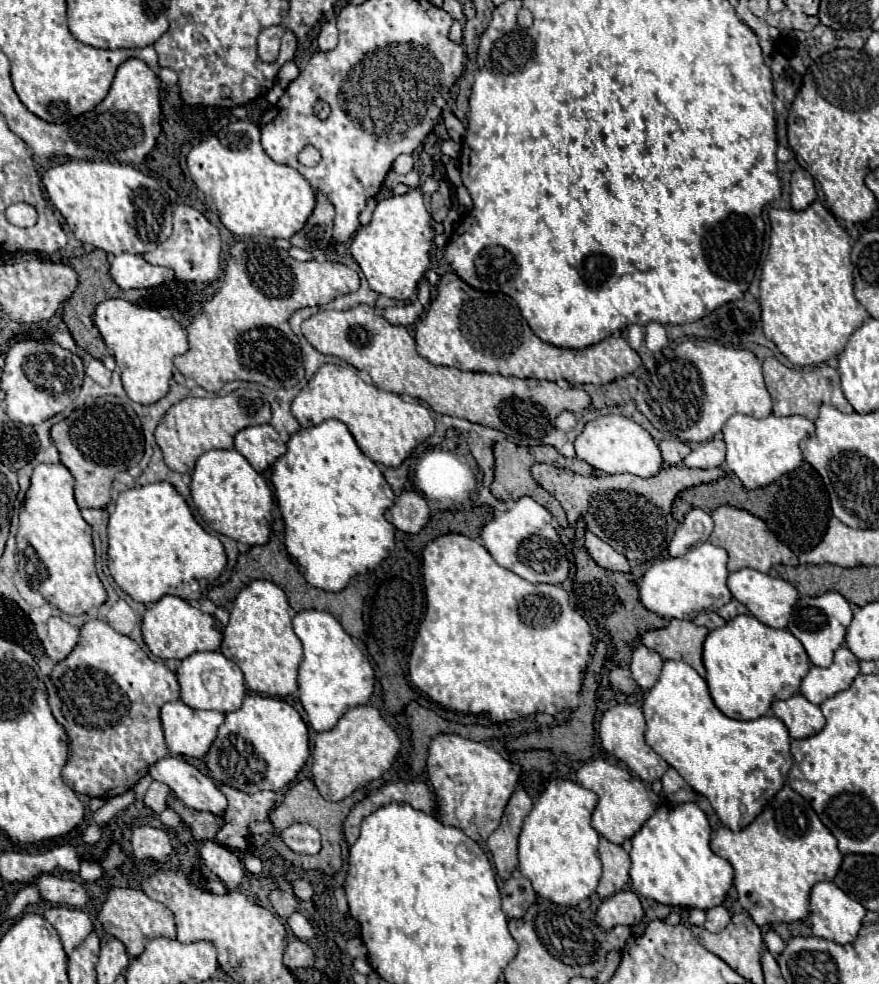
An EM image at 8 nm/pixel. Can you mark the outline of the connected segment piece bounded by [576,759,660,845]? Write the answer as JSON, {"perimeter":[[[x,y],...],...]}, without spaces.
{"perimeter":[[[592,759],[584,763],[576,771],[576,783],[598,795],[598,803],[592,813],[592,827],[616,845],[622,845],[624,839],[630,839],[660,803],[660,797],[644,781],[618,765],[610,765],[606,759]]]}

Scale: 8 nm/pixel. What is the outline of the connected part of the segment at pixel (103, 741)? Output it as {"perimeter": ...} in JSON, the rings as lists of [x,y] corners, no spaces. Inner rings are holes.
{"perimeter":[[[90,619],[82,625],[78,645],[66,659],[54,665],[50,679],[60,697],[60,703],[50,703],[52,715],[70,739],[70,757],[62,779],[76,793],[102,799],[122,795],[148,773],[150,765],[168,753],[158,713],[166,701],[178,699],[176,675],[162,661],[152,661],[136,641],[114,631],[106,621]]]}

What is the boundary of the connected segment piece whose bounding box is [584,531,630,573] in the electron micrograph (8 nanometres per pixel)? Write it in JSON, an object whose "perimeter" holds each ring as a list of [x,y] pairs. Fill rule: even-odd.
{"perimeter":[[[586,531],[584,533],[584,543],[586,543],[586,549],[588,549],[590,557],[594,559],[594,563],[600,565],[602,569],[608,569],[608,571],[624,571],[624,573],[630,571],[630,565],[628,565],[626,557],[622,553],[616,553],[608,543],[600,541],[594,533]]]}

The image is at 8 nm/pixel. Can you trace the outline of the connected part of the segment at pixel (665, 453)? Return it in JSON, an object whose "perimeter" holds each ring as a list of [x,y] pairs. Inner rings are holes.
{"perimeter":[[[660,441],[658,443],[660,447],[660,453],[662,453],[662,459],[666,465],[680,465],[682,459],[690,453],[690,447],[682,441]]]}

